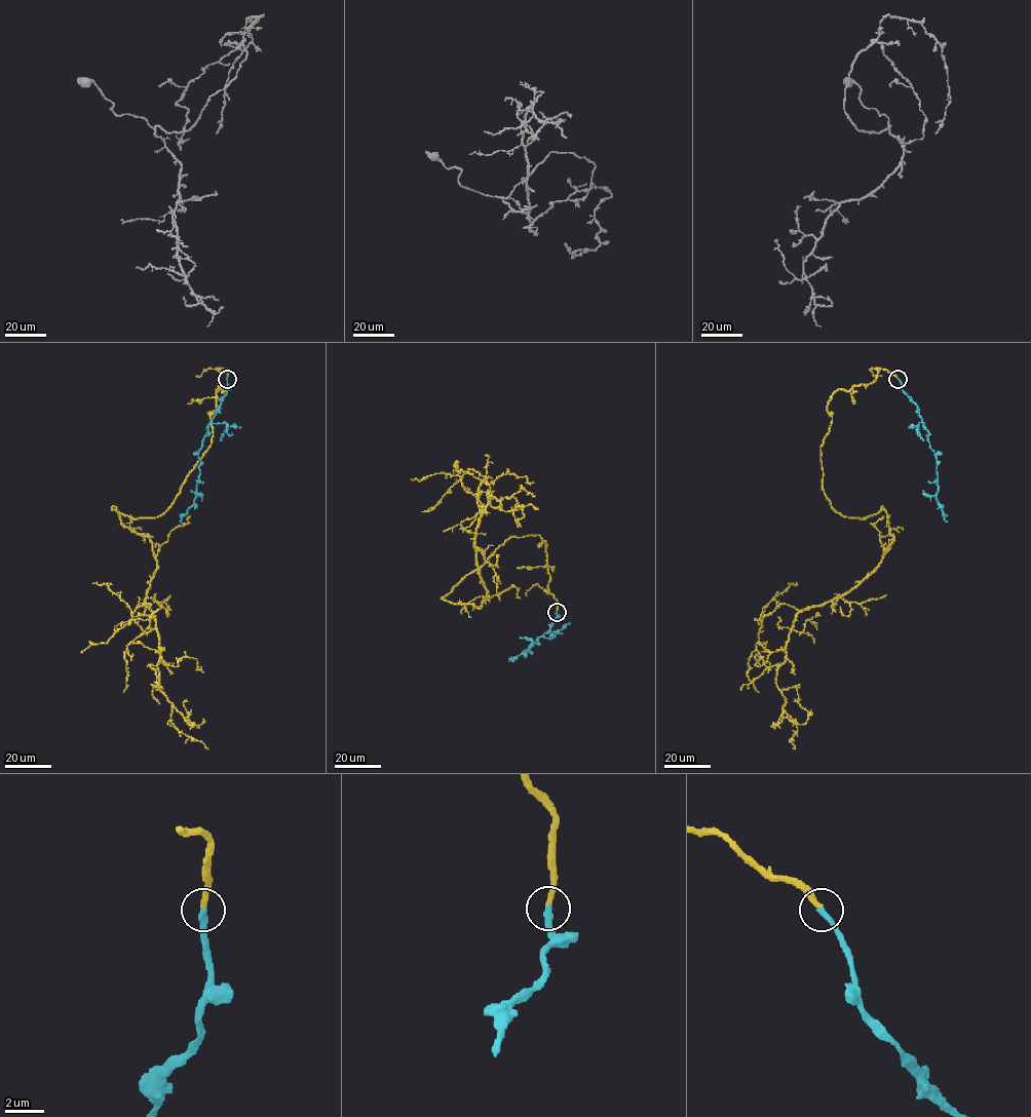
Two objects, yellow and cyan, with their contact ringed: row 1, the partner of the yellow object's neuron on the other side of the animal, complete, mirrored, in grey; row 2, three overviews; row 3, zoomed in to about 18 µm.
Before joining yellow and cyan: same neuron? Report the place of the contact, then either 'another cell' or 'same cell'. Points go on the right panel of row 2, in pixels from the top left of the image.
(898, 379) | same cell

